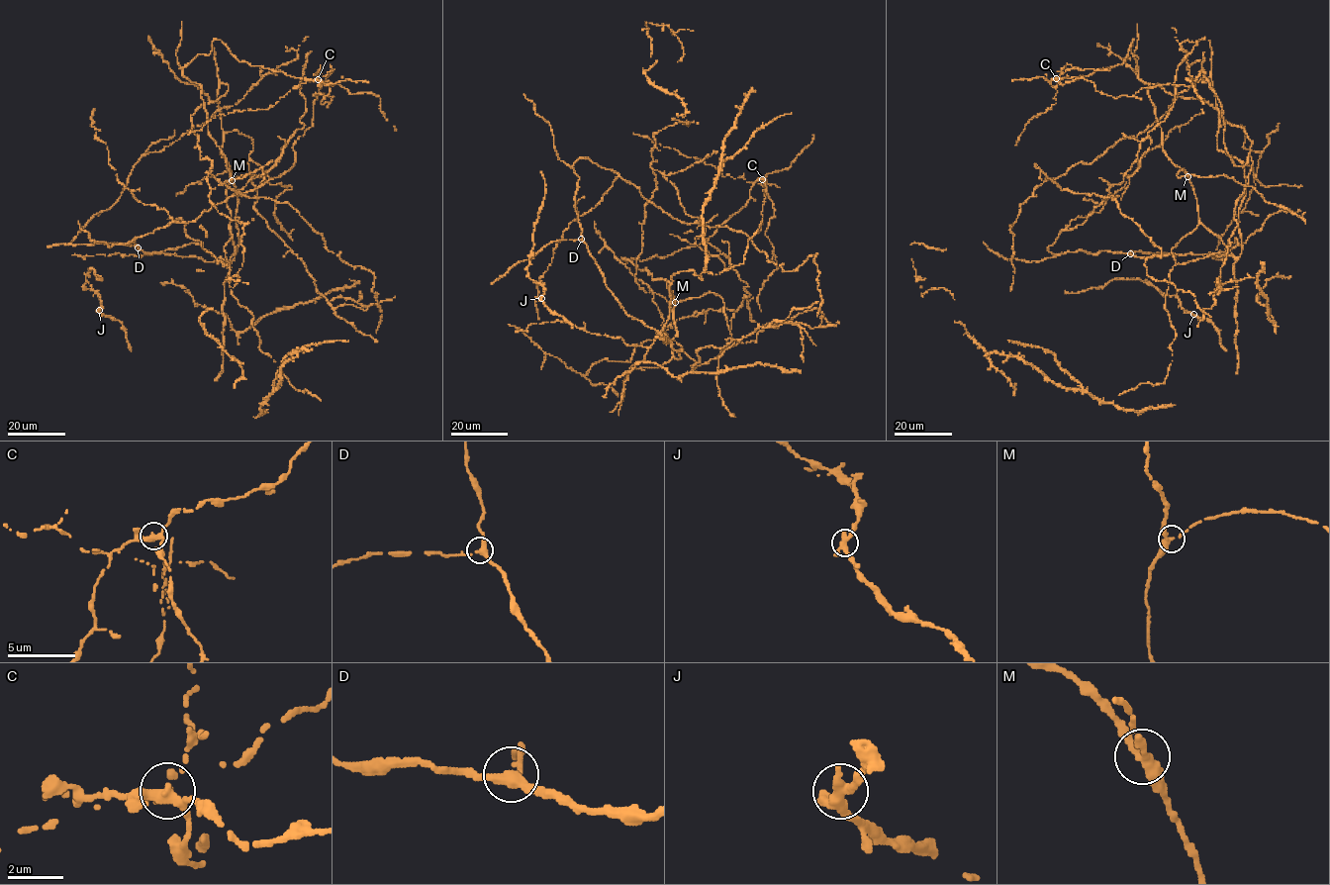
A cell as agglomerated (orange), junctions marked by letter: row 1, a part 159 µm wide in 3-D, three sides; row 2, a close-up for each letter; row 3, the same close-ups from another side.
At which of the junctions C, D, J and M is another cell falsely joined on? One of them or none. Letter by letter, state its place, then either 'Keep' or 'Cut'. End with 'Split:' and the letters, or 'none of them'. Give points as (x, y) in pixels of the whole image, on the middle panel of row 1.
C: Place: (762, 179). Cut
D: Place: (581, 239). Keep
J: Place: (541, 298). Keep
M: Place: (675, 302). Keep
Split: C

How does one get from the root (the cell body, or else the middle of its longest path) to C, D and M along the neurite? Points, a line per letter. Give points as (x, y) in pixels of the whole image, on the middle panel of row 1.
C: (678, 359), (681, 348), (670, 342), (678, 332), (670, 283), (626, 259), (666, 257), (705, 243), (763, 179)
D: (678, 359), (681, 348), (675, 350), (660, 333), (626, 313), (581, 239)
M: (678, 359), (681, 348), (675, 350), (670, 342), (678, 335), (674, 310), (669, 307), (675, 302)

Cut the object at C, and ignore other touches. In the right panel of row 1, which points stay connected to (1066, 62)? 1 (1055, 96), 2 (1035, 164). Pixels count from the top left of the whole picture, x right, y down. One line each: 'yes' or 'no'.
1: yes
2: no

